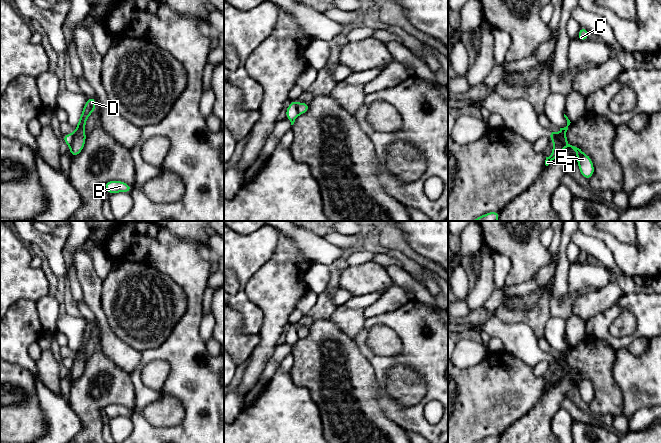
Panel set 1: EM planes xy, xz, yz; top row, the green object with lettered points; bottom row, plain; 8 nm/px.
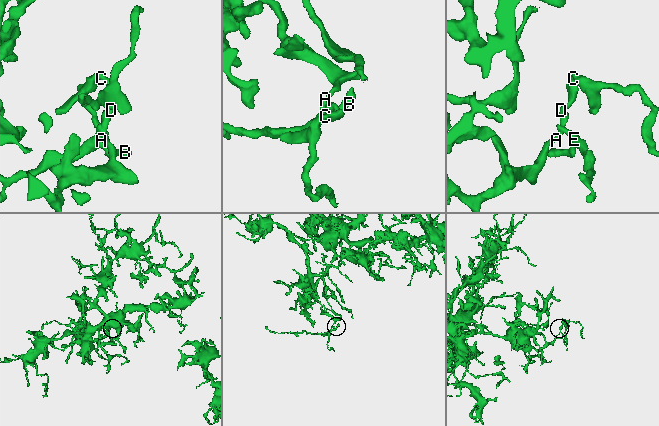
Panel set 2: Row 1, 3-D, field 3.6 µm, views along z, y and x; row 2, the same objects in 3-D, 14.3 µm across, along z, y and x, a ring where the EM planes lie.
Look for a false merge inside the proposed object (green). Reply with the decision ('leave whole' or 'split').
split

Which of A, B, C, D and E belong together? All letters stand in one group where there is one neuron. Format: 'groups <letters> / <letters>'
groups A C D / B E

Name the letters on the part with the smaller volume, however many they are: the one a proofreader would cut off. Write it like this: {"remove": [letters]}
{"remove": ["B", "E"]}

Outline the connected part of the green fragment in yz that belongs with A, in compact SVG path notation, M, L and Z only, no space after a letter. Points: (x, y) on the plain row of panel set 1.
M564 338L564 341L567 344L567 350L564 352L560 352L561 355L557 358L558 363L553 367L552 378L549 381L546 381L546 384L545 384L546 390L548 390L554 383L556 383L561 378L561 376L564 374L564 370L562 368L562 365L566 362L566 356L568 354L568 350L571 347L565 338Z

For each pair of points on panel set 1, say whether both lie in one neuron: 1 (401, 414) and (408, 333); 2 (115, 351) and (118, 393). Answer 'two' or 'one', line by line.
1: one
2: two

